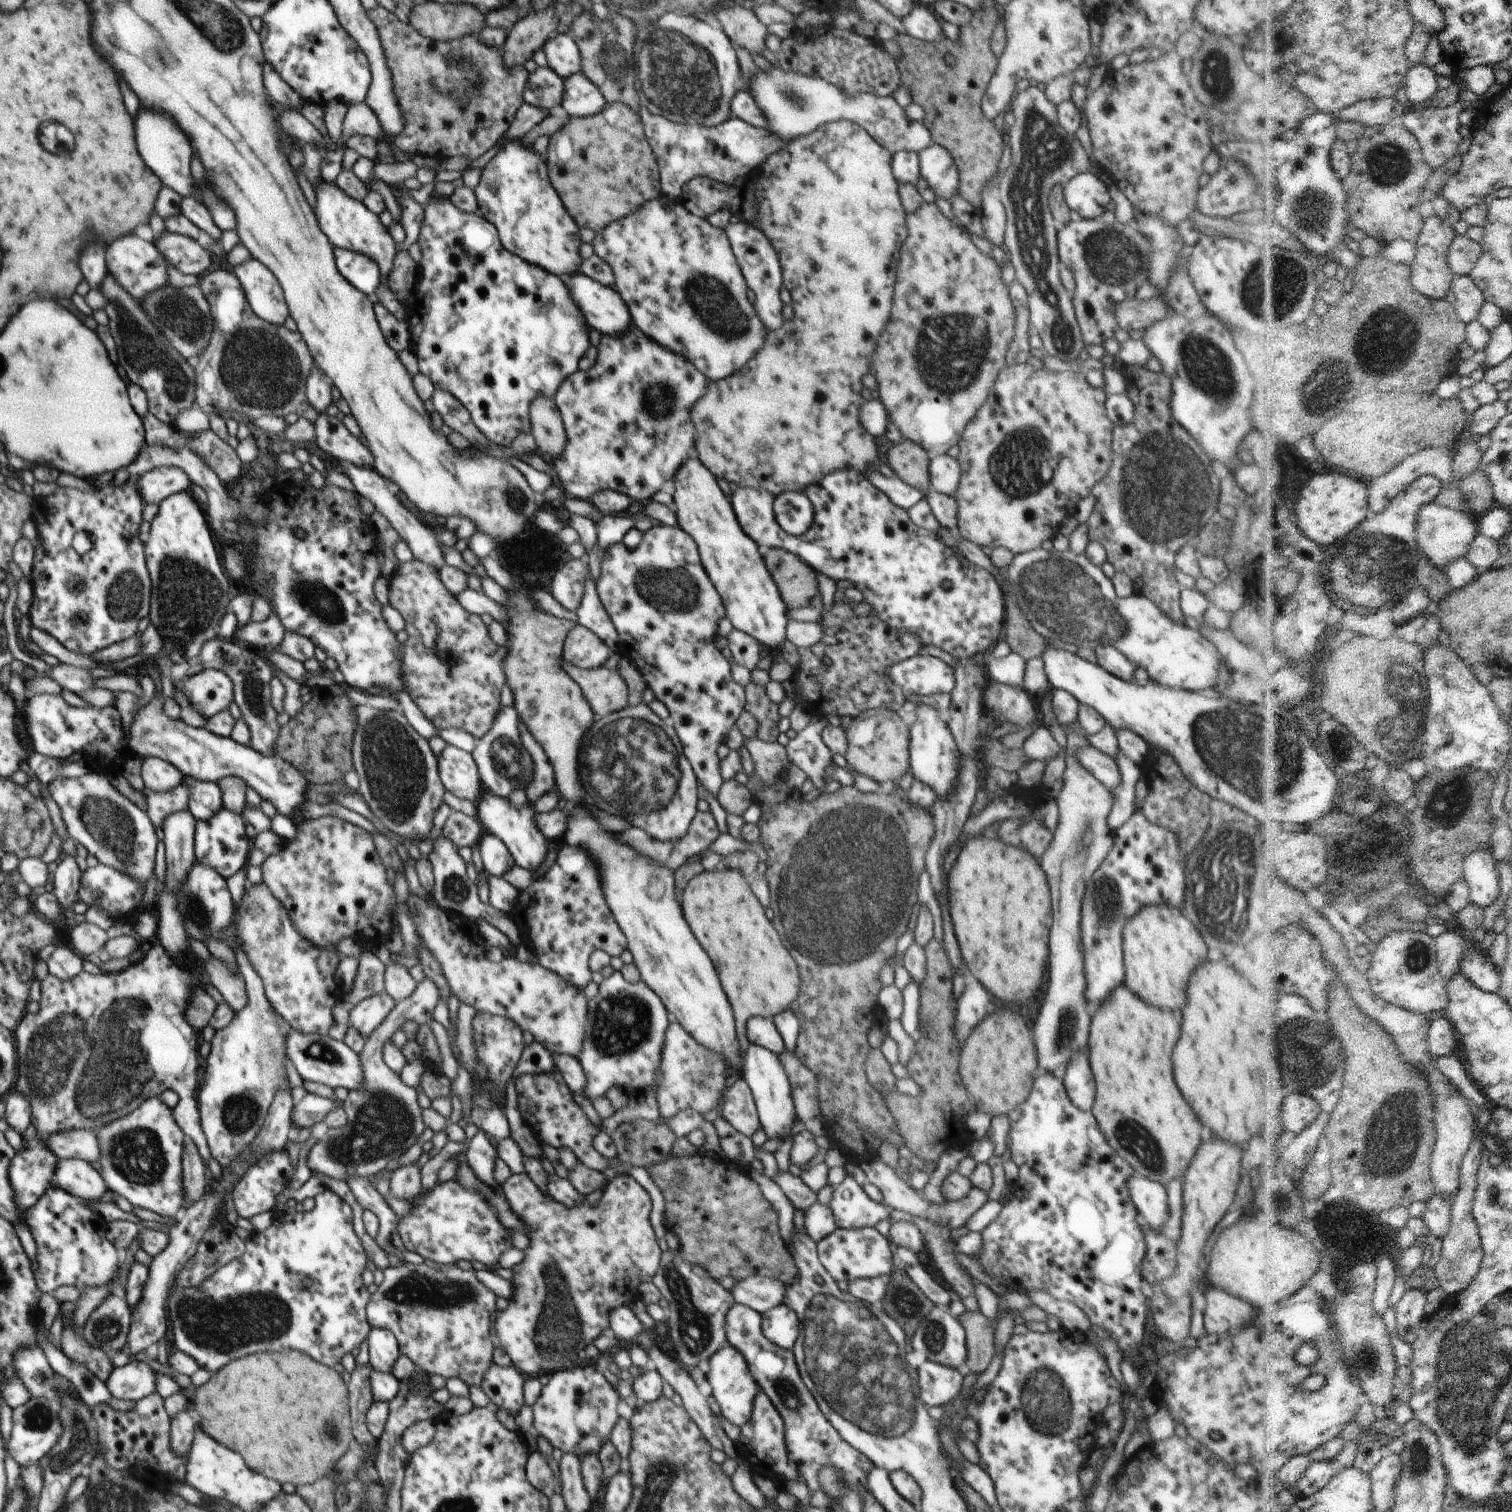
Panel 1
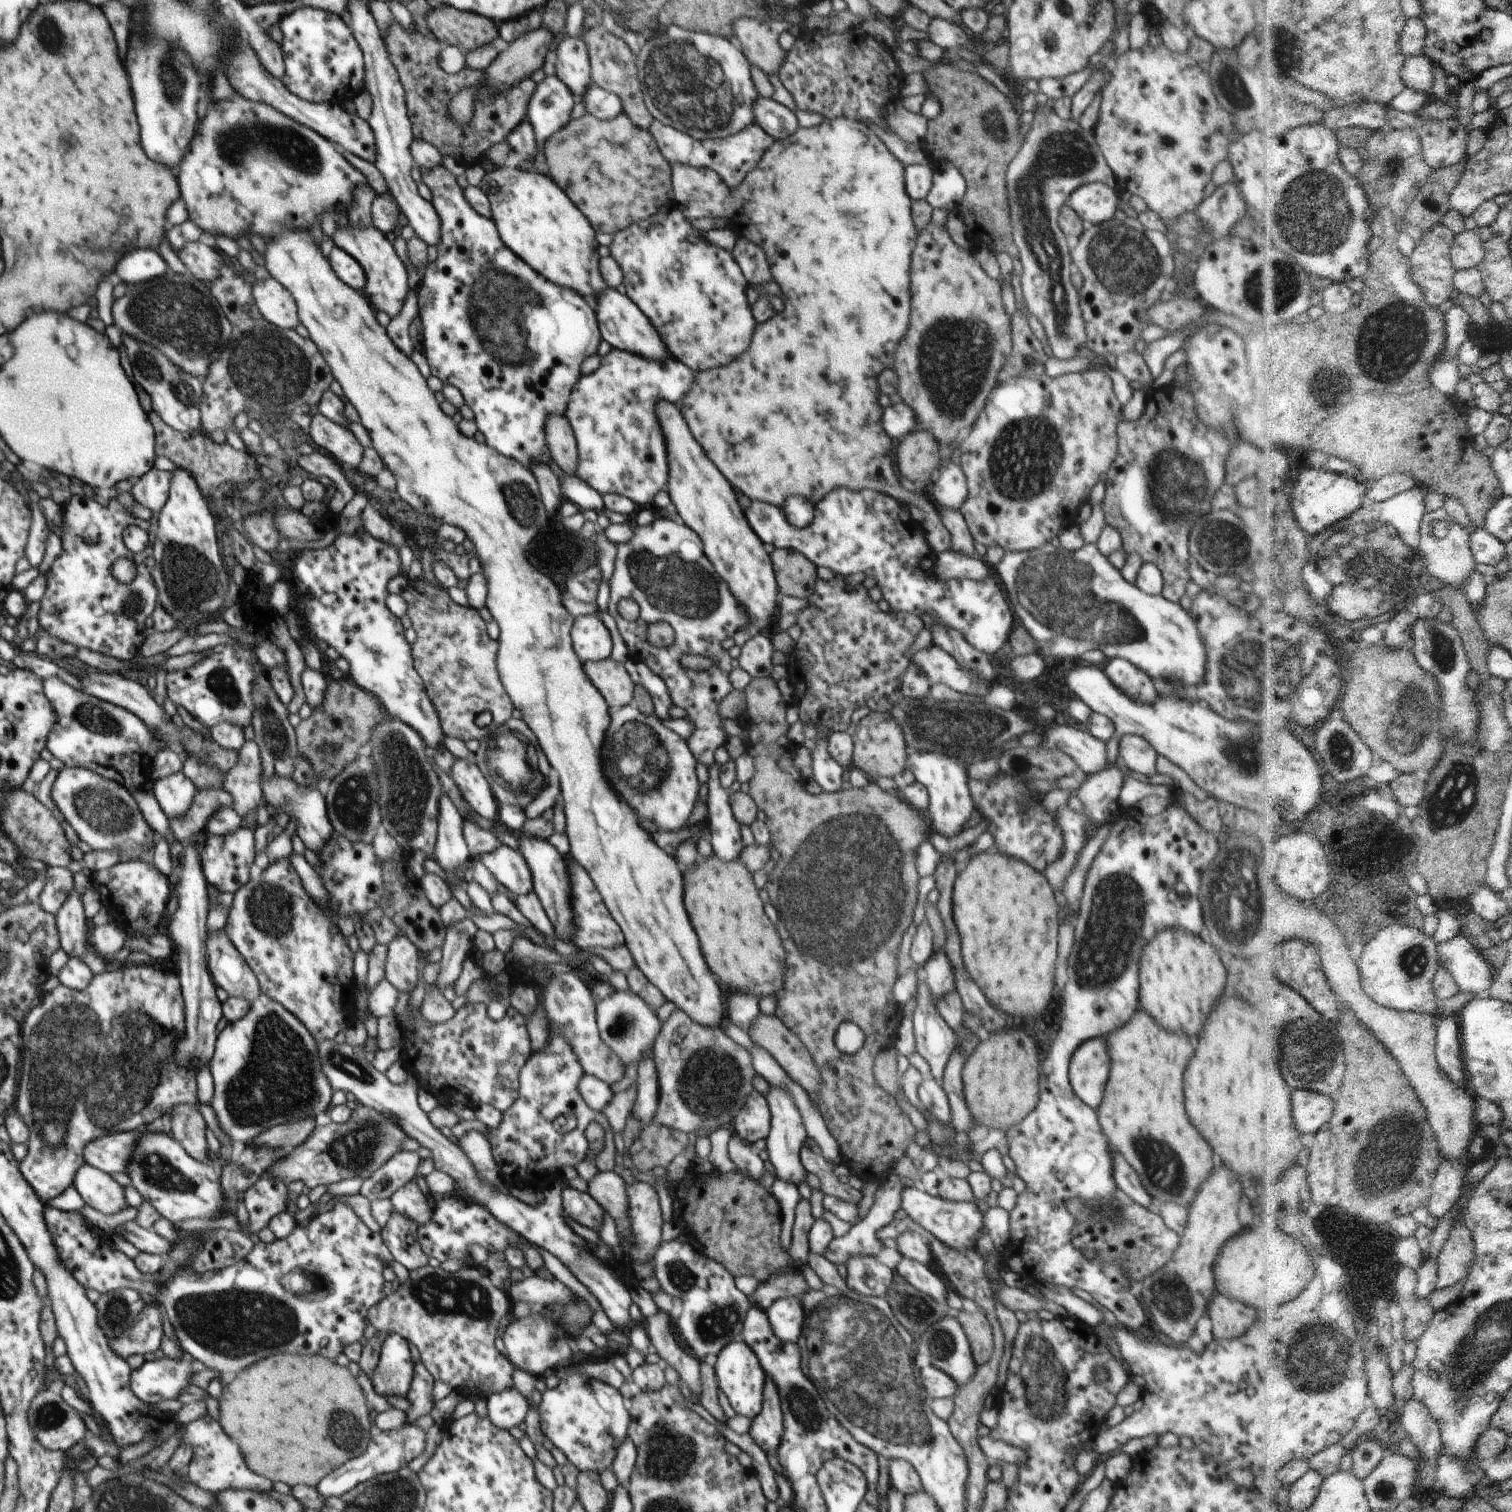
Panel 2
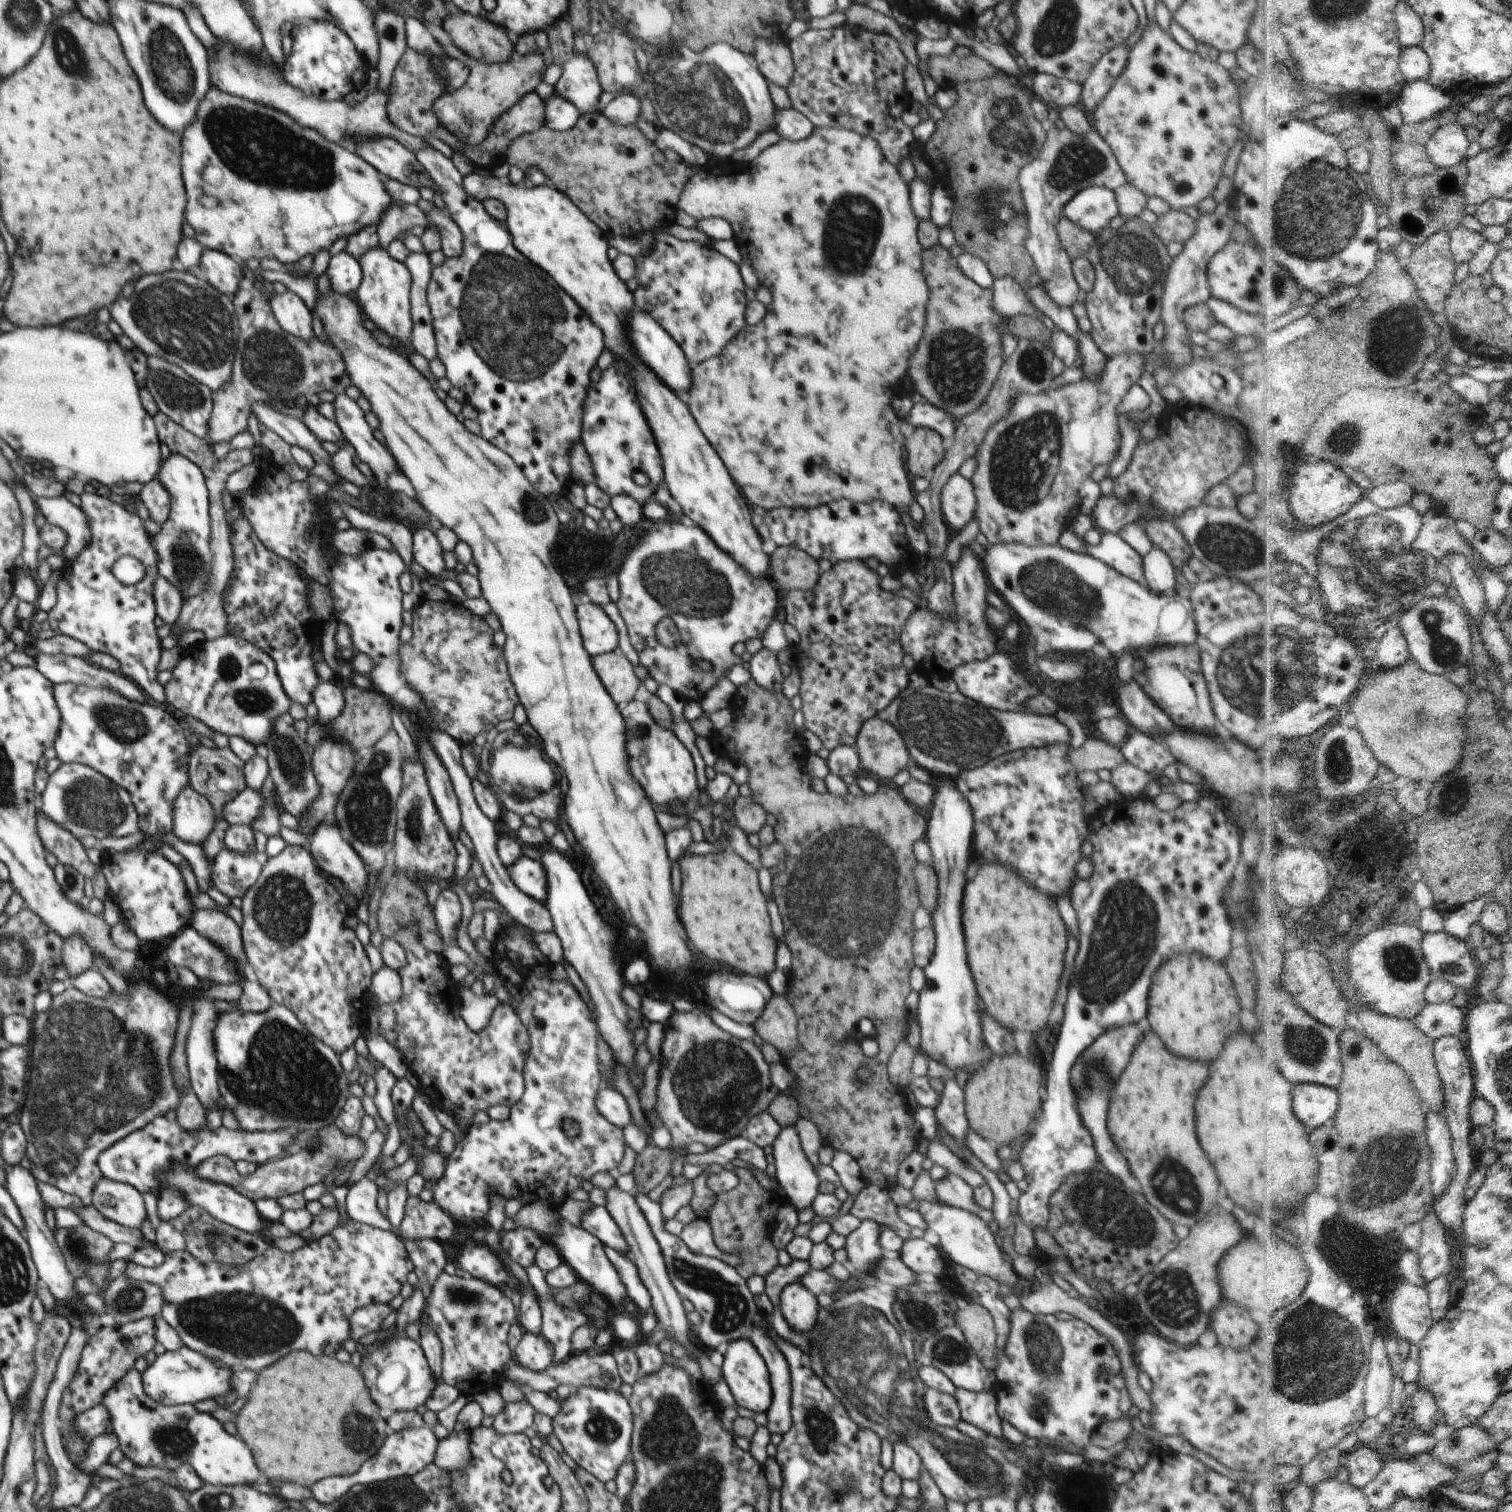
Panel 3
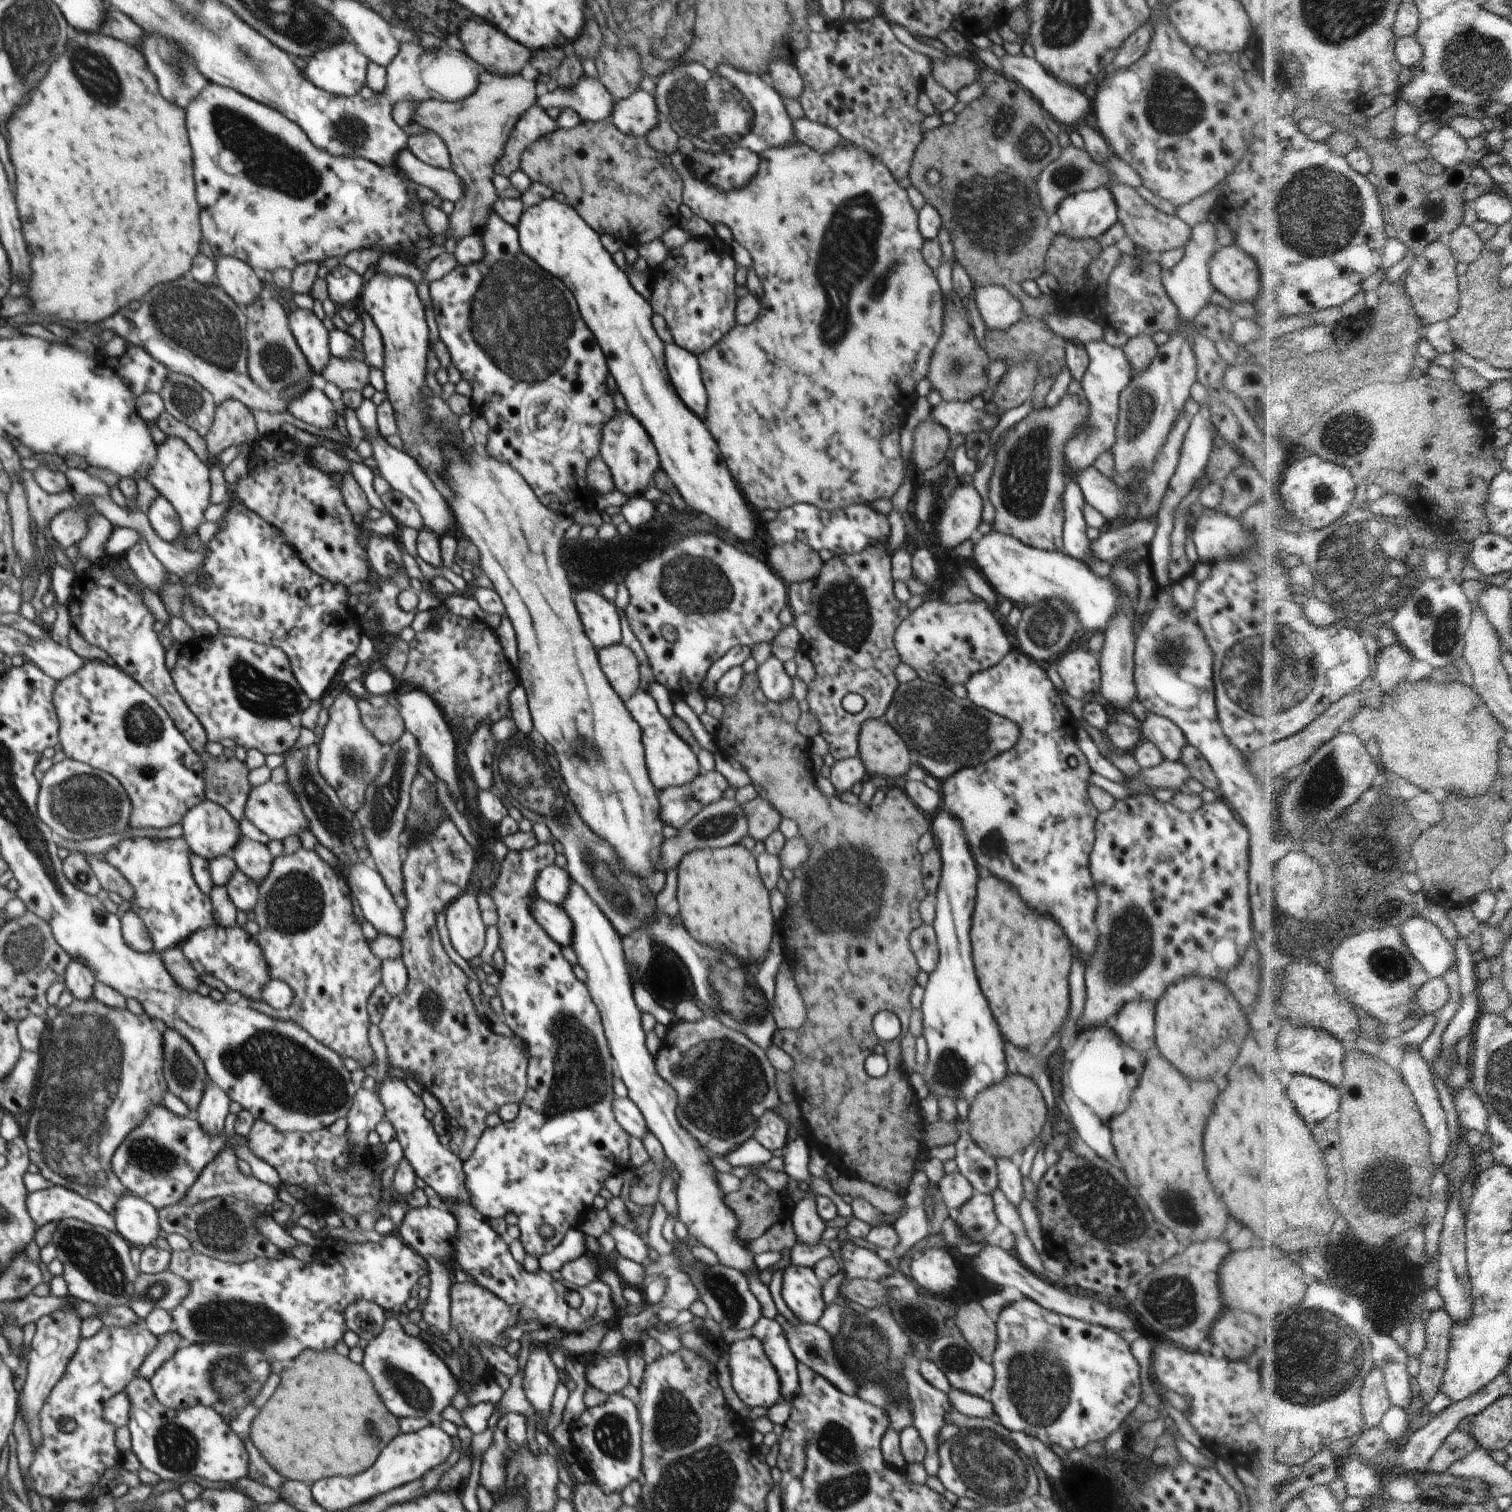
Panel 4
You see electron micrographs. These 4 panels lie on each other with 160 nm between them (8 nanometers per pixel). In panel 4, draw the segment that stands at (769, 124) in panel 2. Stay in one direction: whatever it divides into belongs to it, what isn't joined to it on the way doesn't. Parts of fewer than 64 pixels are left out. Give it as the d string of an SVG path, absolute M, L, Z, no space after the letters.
M806 117L793 119L793 127L795 140L819 153L831 153L836 147L847 142L835 128L811 121Z

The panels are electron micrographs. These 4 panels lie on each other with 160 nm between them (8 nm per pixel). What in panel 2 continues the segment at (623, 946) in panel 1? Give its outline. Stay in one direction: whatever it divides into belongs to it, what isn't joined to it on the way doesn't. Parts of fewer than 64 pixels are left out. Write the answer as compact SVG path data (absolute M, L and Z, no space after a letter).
M567 862L567 871L569 872L571 884L571 907L573 908L573 917L575 932L571 937L572 942L577 948L586 949L601 946L608 948L611 946L618 946L625 944L624 934L620 930L618 923L612 918L608 907L604 904L600 892L596 890L592 879L584 872L582 866Z

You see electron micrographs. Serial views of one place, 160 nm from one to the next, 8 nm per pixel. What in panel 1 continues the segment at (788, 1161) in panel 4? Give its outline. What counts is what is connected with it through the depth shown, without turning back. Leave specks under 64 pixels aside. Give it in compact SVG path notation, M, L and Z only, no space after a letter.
M752 1045L742 1058L743 1079L748 1083L753 1094L755 1105L759 1114L761 1128L768 1139L779 1138L784 1142L790 1136L790 1130L797 1118L795 1104L793 1103L792 1087L779 1056L771 1050L758 1045Z

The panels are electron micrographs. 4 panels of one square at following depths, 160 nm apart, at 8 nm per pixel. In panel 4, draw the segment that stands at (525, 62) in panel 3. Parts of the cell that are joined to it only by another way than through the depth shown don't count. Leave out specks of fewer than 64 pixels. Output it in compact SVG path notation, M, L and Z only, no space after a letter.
M482 70L479 85L464 100L448 103L426 99L415 103L412 122L440 135L451 158L450 169L465 186L465 193L455 201L455 209L449 214L450 230L444 235L446 238L480 234L490 213L494 212L493 204L500 198L492 183L495 162L503 157L510 133L522 113L537 101L535 86L536 82L525 80L522 75L499 76Z

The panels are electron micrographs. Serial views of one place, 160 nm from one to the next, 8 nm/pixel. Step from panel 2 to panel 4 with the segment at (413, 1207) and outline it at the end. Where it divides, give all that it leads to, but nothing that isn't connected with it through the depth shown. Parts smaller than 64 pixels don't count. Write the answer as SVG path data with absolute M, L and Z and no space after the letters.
M446 1208L408 1210L396 1234L424 1258L450 1260L455 1251L456 1217Z

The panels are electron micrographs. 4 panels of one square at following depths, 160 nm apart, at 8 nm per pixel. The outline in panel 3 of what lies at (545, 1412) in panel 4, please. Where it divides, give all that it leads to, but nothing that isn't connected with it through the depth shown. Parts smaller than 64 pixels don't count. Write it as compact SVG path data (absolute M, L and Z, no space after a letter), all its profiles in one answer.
M523 1330L523 1337L513 1351L514 1360L533 1371L546 1370L554 1364L554 1350L547 1342L544 1337Z

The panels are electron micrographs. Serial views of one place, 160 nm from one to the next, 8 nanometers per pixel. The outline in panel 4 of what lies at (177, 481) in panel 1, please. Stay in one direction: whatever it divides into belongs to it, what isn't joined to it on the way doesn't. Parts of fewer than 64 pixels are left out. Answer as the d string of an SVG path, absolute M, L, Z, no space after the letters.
M158 495L146 513L156 534L168 542L173 543L181 534L181 520L178 511L165 496Z

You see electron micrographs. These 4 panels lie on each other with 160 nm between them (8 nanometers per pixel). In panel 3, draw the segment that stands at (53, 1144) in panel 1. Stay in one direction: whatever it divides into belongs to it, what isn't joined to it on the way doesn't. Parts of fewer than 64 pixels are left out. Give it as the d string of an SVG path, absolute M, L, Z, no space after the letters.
M165 1115L155 1116L146 1126L125 1136L122 1140L109 1146L98 1155L97 1165L107 1179L133 1186L138 1192L160 1192L161 1174L171 1163L188 1165L196 1168L207 1158L224 1155L237 1160L246 1160L256 1165L265 1165L269 1161L284 1157L293 1149L295 1131L258 1131L250 1132L244 1129L228 1129L223 1125L217 1129L210 1129L206 1122L204 1127L187 1131L178 1121L168 1120Z

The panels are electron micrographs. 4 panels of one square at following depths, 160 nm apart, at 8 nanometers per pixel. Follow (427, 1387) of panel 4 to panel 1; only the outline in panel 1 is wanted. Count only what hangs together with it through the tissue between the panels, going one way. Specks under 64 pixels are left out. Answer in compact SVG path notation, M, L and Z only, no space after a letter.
M371 1327L366 1340L369 1348L369 1364L374 1371L391 1373L401 1355L397 1338L388 1329Z

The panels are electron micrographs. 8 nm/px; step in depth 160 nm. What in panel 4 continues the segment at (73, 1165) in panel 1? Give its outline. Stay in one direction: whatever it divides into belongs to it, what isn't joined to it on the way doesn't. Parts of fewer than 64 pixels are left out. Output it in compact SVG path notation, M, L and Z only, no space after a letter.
M134 1194L120 1197L112 1216L116 1231L132 1246L141 1249L158 1240L161 1230L158 1210L144 1199Z

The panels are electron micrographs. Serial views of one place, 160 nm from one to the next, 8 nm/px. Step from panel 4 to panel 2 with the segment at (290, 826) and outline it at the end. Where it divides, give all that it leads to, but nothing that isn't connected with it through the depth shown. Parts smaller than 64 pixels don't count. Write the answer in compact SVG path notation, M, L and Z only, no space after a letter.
M197 789L194 802L185 816L179 819L169 819L177 840L186 840L186 838L203 833L211 815L216 813L217 809L233 808L232 800L232 795L224 789L203 791Z

